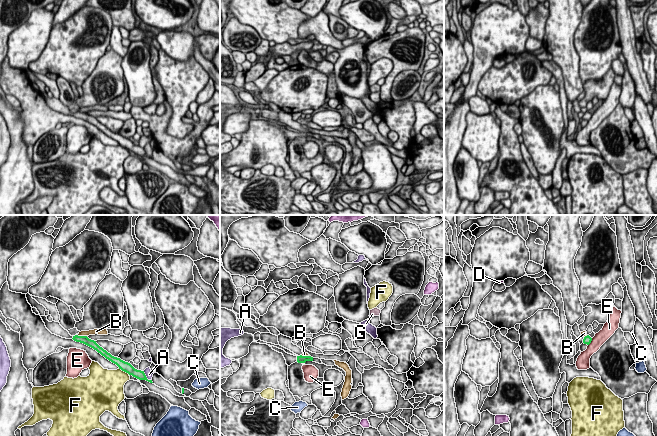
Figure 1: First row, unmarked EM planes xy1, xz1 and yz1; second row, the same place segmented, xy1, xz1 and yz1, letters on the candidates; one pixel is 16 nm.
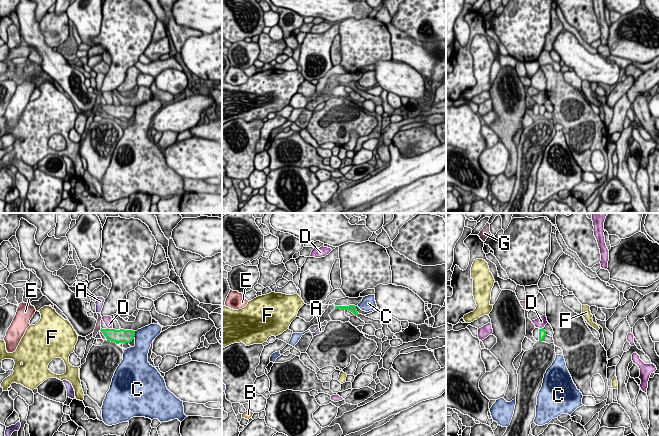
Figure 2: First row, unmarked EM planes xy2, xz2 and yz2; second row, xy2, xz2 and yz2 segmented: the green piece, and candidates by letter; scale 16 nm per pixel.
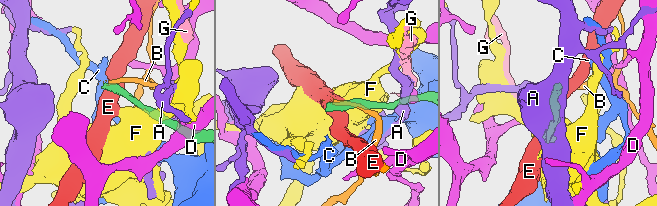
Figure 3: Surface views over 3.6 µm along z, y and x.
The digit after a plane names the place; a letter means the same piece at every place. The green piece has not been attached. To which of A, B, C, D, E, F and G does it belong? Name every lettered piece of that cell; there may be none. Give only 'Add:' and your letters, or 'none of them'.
Add: none of them

